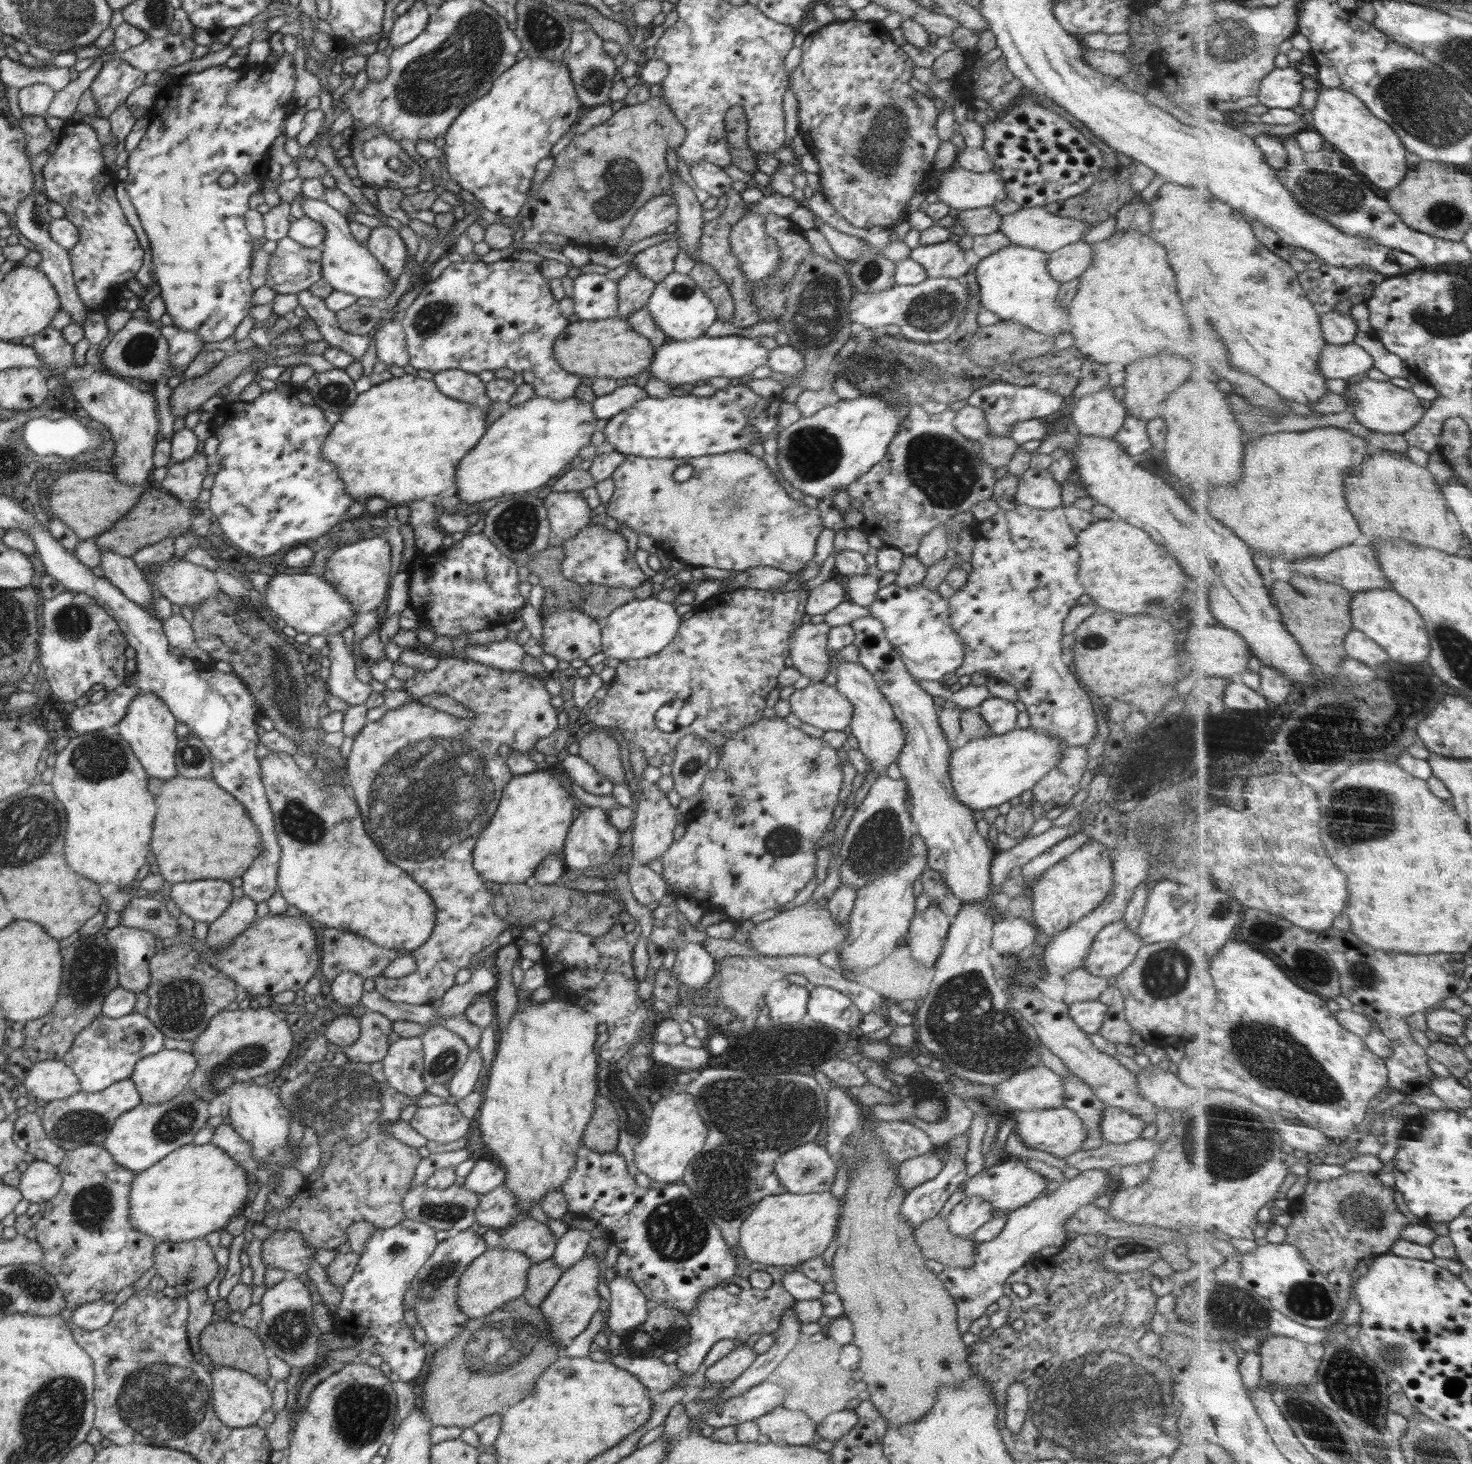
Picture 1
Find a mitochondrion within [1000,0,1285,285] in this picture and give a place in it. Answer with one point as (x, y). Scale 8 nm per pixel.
(1230, 39)

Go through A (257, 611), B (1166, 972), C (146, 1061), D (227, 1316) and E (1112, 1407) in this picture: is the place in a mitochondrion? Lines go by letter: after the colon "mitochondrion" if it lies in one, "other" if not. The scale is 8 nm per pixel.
A: other
B: mitochondrion
C: other
D: other
E: mitochondrion

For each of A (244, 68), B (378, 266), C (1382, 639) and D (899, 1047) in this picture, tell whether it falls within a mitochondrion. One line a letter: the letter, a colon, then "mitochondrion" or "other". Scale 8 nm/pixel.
A: other
B: other
C: other
D: other

